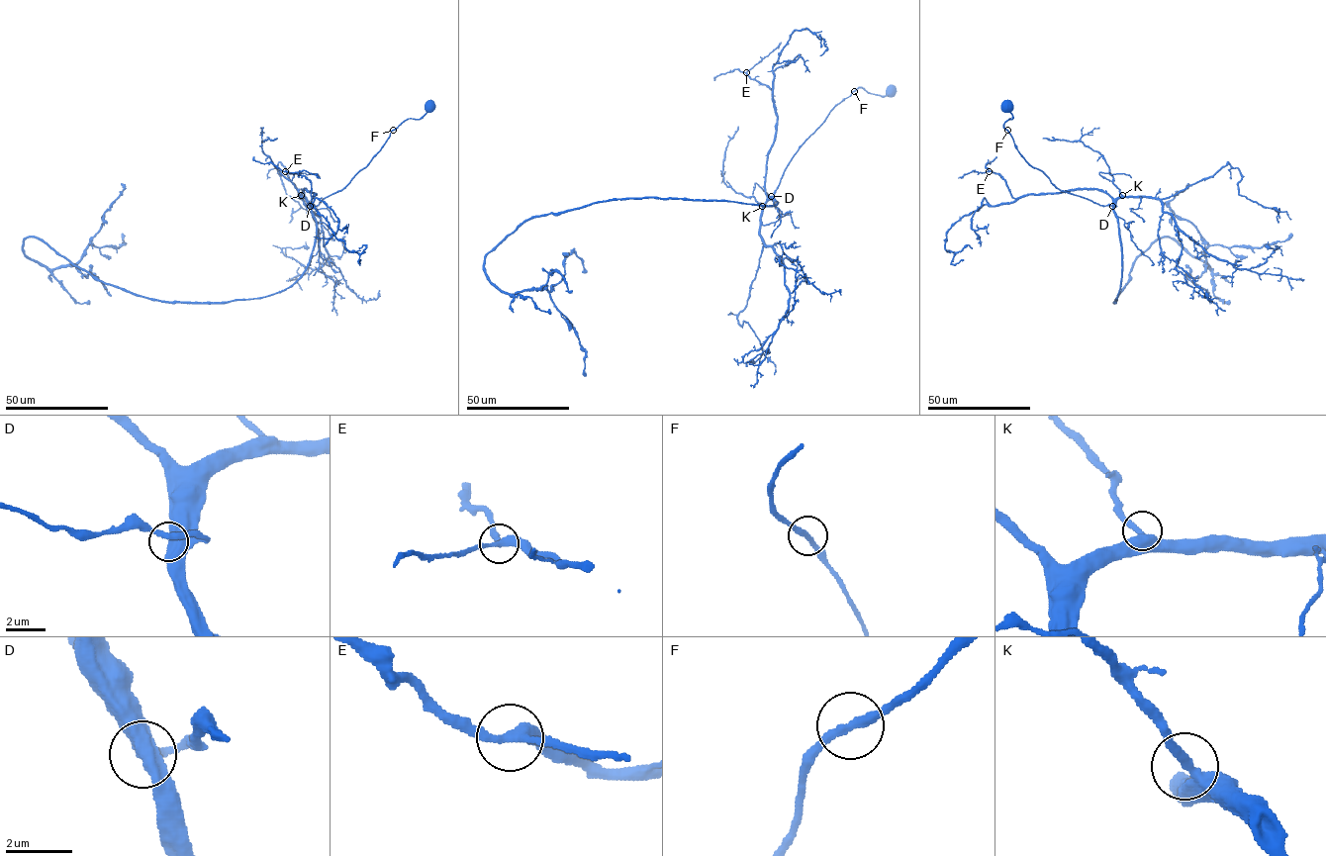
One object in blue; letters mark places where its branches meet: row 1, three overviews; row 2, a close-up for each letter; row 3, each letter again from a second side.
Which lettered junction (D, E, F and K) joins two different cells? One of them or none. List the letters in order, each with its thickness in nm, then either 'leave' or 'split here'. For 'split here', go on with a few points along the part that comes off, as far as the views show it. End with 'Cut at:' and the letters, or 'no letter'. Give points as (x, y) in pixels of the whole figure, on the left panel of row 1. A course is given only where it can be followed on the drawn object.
D: calibre 550 nm; leave
E: calibre 320 nm; leave
F: calibre 280 nm; leave
K: calibre 340 nm; leave
Cut at: no letter

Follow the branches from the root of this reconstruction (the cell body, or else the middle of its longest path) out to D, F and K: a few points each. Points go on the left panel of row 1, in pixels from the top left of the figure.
D: (427, 105), (427, 111), (420, 119), (408, 118), (391, 131), (380, 150), (343, 189), (310, 206)
F: (427, 105), (427, 111), (420, 119), (408, 118), (393, 130)
K: (427, 105), (420, 119), (408, 118), (391, 131), (380, 150), (343, 189), (317, 205), (311, 206), (301, 195)

